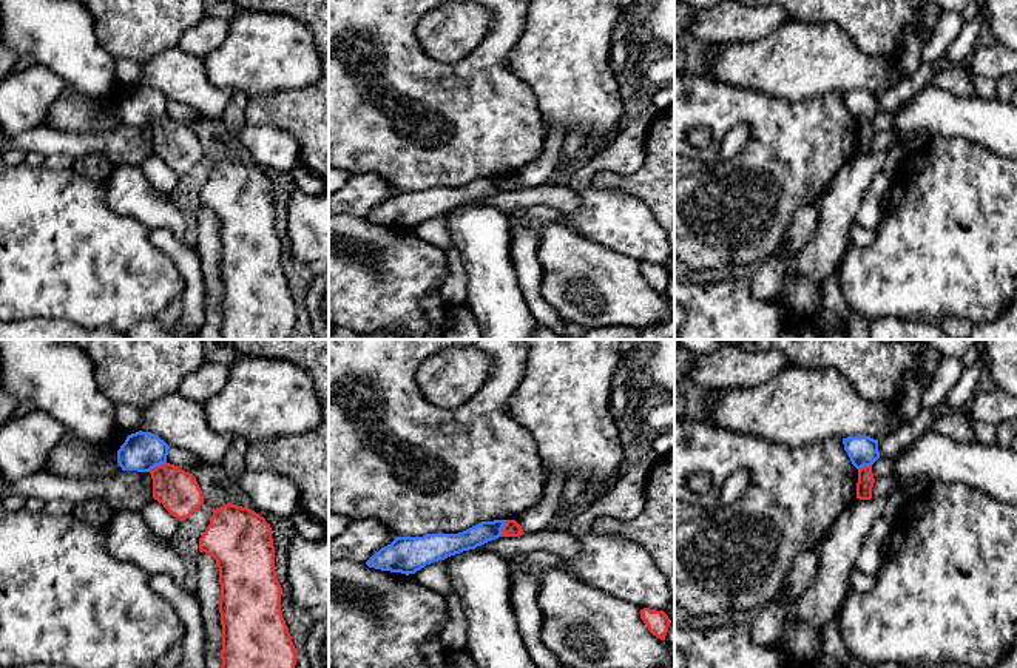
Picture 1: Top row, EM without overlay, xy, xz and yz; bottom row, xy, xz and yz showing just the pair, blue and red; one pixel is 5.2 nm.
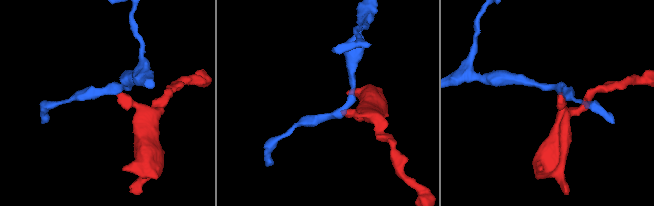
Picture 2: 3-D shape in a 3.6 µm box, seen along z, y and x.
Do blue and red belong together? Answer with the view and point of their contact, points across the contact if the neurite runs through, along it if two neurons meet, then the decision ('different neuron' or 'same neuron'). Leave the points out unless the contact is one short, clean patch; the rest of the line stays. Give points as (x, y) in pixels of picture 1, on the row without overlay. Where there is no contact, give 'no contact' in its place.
contact xy (156, 119); border xy (165, 116), (148, 125); different neuron

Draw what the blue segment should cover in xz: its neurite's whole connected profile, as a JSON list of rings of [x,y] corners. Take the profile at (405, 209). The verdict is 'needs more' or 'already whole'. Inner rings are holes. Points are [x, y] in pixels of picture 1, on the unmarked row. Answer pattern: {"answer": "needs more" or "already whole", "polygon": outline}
{"answer": "already whole", "polygon": [[[508,174],[481,176],[458,188],[426,188],[423,191],[397,191],[390,199],[375,207],[366,219],[369,222],[415,228],[426,219],[444,214],[463,205],[475,204],[502,191]]]}

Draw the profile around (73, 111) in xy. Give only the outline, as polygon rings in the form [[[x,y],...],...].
[[[119,82],[102,97],[66,88],[49,108],[45,125],[59,131],[102,134],[122,127],[117,105],[128,88]]]

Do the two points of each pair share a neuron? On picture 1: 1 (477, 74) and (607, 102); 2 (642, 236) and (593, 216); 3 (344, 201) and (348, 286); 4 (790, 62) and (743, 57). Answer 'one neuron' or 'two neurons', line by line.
1: two neurons
2: one neuron
3: two neurons
4: one neuron

